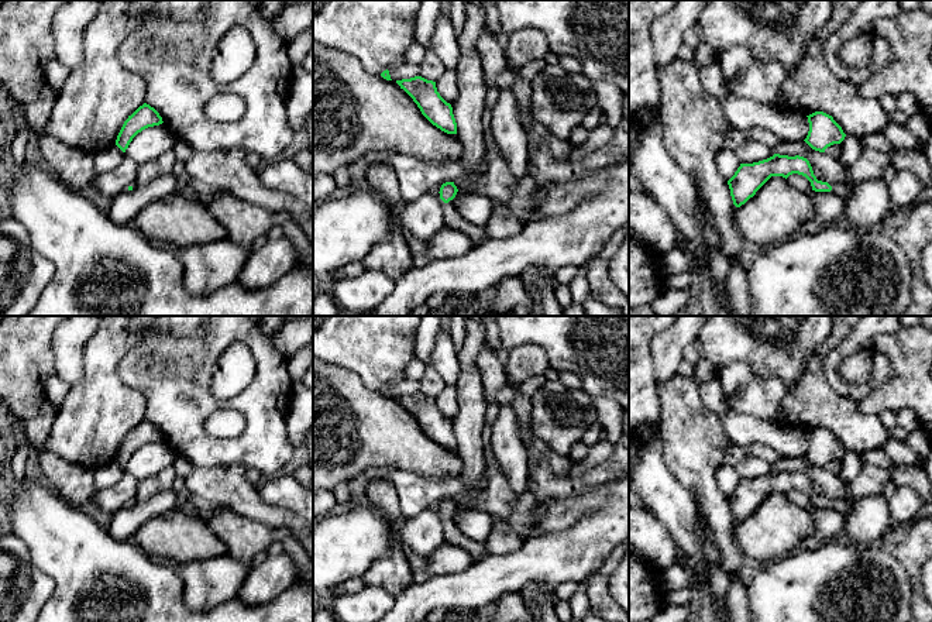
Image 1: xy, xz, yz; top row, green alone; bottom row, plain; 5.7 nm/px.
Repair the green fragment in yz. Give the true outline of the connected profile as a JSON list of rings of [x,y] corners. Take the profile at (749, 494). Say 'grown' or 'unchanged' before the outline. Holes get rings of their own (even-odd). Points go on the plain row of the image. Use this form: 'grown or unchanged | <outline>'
grown | [[[774,470],[759,478],[740,480],[735,491],[728,496],[733,520],[736,523],[744,520],[771,492],[787,495],[792,489],[805,492],[815,508],[833,508],[845,515],[853,506],[849,501],[829,501],[818,496],[809,477],[804,472]]]

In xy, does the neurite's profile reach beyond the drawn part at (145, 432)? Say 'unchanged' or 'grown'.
unchanged

